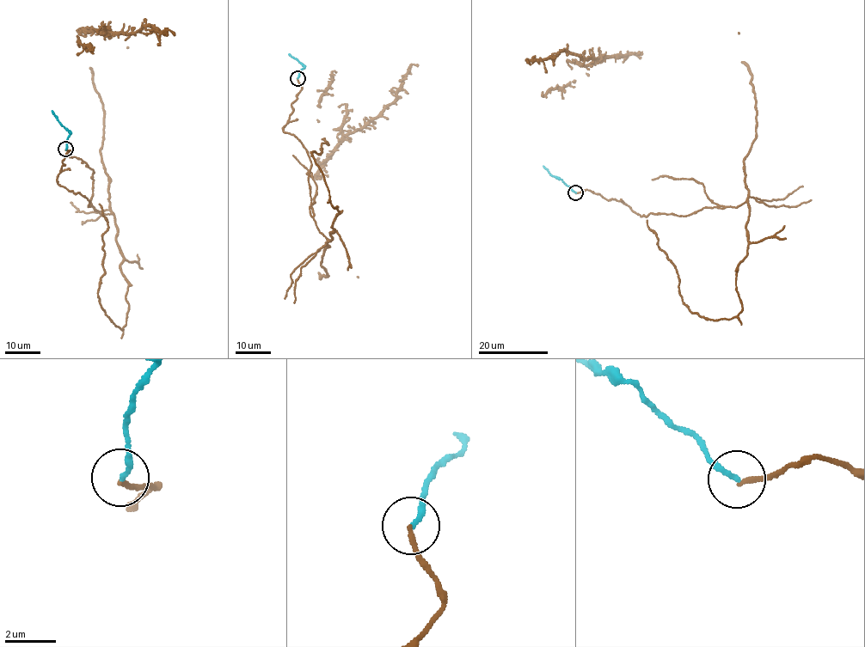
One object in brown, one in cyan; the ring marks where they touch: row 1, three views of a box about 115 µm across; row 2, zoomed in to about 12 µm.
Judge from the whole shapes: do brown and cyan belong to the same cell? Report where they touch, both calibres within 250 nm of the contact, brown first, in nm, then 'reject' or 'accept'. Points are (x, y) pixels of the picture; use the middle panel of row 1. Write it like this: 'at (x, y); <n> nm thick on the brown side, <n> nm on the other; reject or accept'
at (297, 78); 190 nm thick on the brown side, 190 nm on the other; accept

